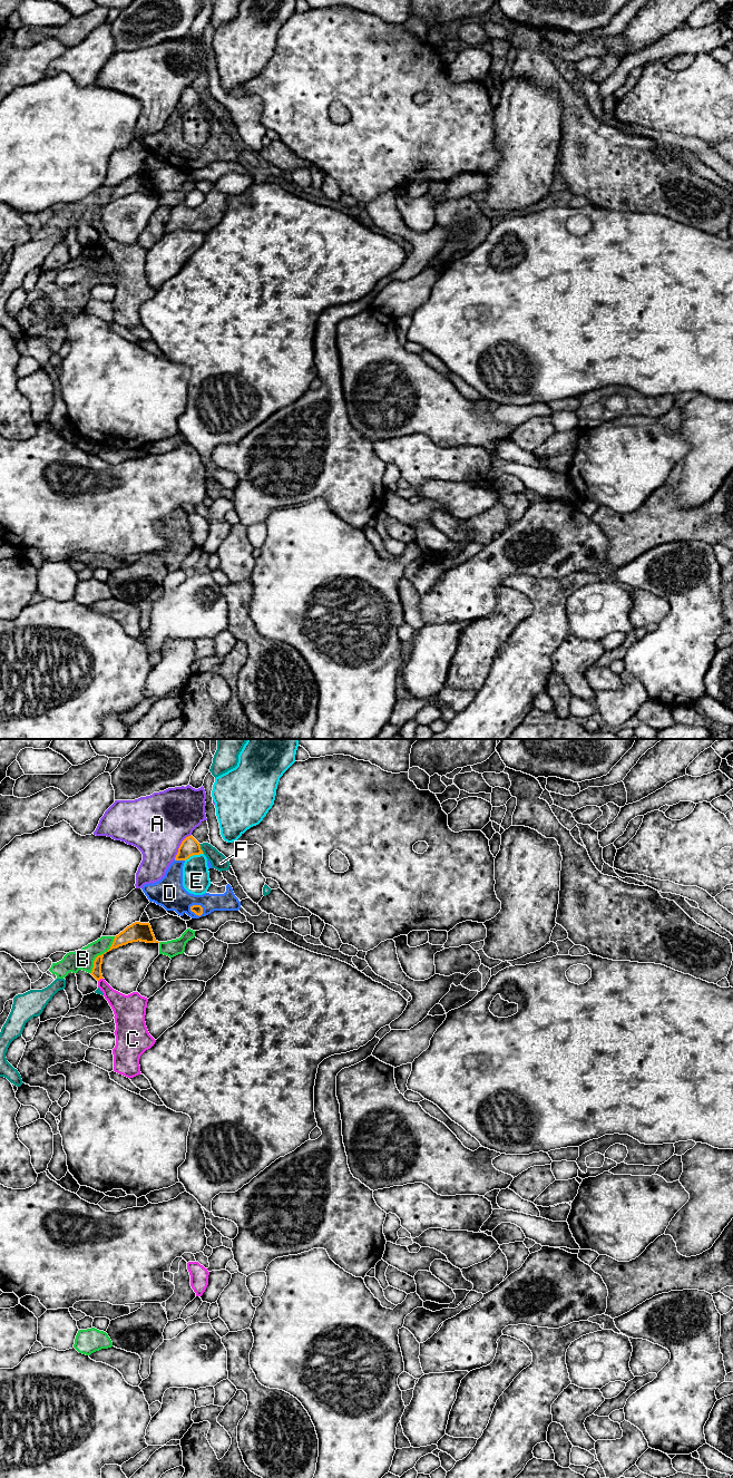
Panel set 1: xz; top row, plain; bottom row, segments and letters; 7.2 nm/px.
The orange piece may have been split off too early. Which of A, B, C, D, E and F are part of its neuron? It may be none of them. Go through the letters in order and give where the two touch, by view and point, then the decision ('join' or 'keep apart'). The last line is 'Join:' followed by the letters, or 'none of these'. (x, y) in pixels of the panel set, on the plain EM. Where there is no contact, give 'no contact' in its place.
A: xz (179, 97) | keep apart
B: xz (101, 205) | keep apart
C: xz (100, 229) | keep apart
D: xz (195, 164) | join
E: xz (194, 105) | keep apart
F: xz (199, 99) | keep apart
Join: D

